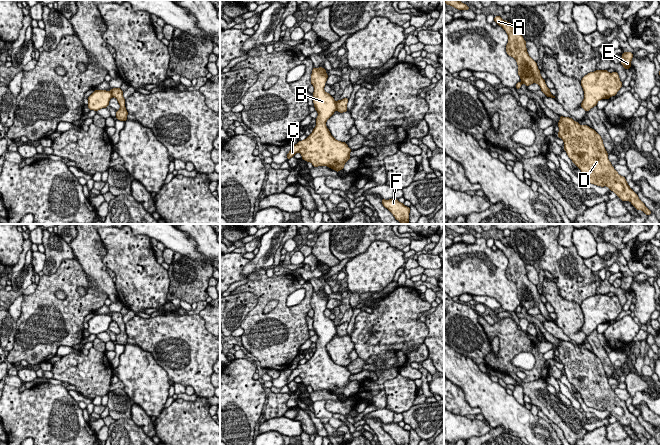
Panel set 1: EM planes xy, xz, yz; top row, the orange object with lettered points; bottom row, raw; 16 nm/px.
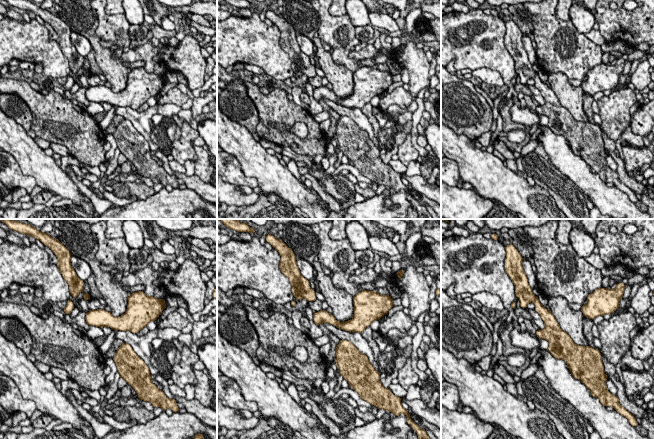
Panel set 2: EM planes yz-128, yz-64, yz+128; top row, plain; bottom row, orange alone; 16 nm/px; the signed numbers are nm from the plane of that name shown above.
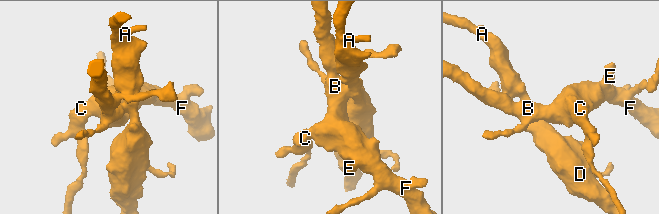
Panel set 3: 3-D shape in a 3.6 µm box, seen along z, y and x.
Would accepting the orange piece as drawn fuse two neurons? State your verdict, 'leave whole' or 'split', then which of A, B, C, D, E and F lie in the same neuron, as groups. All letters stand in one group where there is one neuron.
split | A D / B C E F

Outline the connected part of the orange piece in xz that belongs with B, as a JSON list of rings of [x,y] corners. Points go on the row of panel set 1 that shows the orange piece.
[[[313,67],[311,84],[314,86],[313,103],[315,111],[318,112],[316,127],[305,140],[298,141],[292,146],[287,154],[287,160],[299,152],[302,159],[311,162],[314,167],[327,166],[339,172],[350,159],[352,150],[345,142],[336,140],[326,126],[326,121],[336,110],[333,96],[324,91],[328,76],[325,68]]]

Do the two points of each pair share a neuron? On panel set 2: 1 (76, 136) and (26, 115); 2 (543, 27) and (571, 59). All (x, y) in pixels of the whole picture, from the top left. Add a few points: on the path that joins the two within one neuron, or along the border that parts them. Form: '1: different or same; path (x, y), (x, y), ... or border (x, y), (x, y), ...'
1: different; border (19, 97), (27, 105), (31, 113), (31, 128)
2: same; path (552, 35), (565, 48), (570, 50)

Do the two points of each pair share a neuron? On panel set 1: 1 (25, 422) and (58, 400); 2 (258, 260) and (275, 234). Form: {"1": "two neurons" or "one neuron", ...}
{"1": "one neuron", "2": "one neuron"}

